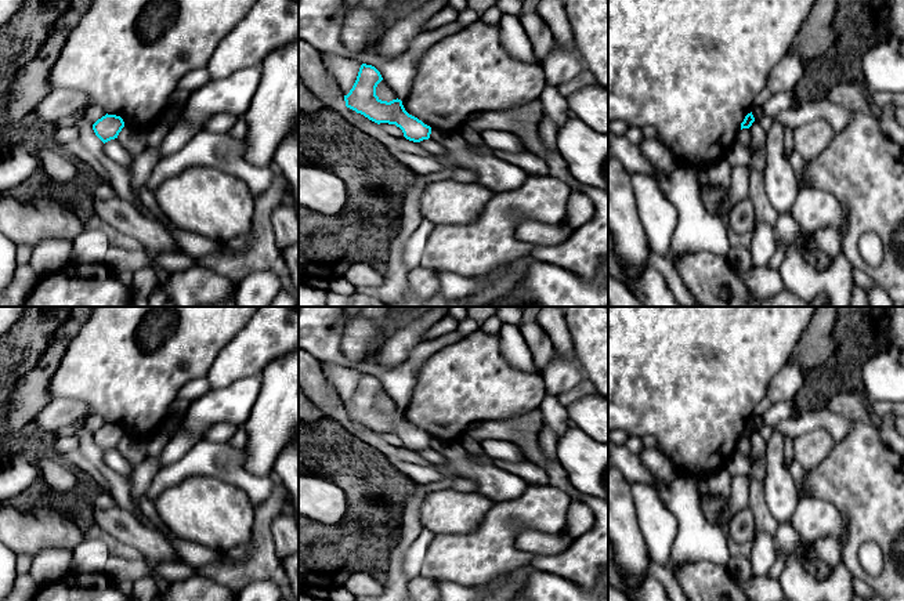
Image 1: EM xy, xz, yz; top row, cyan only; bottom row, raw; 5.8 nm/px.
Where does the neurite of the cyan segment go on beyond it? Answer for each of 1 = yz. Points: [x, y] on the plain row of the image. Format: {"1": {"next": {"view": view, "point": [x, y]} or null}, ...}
{"1": {"next": null}}

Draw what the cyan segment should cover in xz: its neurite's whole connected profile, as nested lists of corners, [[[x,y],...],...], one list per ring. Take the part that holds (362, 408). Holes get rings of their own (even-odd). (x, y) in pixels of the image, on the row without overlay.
[[[362,373],[352,398],[344,405],[346,416],[377,434],[395,434],[409,450],[429,449],[431,437],[409,424],[401,409],[387,412],[376,405],[376,397],[382,390],[383,387],[375,376]]]

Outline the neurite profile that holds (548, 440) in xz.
[[[543,428],[539,435],[539,445],[545,455],[543,468],[549,477],[549,485],[565,492],[572,500],[581,502],[581,493],[569,484],[568,475],[557,461],[557,442],[558,437],[549,428]]]

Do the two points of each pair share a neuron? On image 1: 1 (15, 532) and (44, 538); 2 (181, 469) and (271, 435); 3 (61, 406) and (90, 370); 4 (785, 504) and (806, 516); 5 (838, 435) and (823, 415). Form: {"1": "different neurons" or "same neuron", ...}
{"1": "same neuron", "2": "different neurons", "3": "different neurons", "4": "different neurons", "5": "same neuron"}

